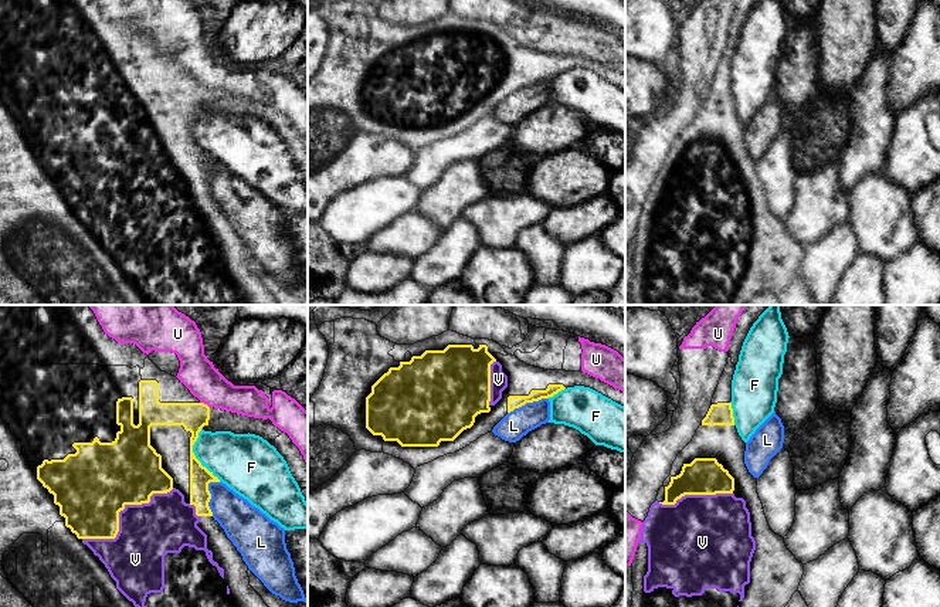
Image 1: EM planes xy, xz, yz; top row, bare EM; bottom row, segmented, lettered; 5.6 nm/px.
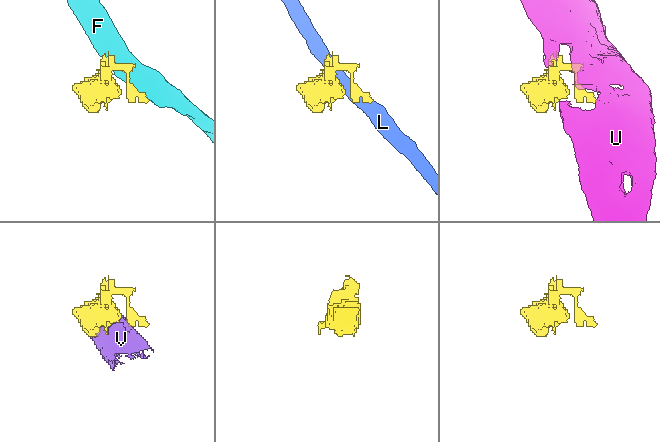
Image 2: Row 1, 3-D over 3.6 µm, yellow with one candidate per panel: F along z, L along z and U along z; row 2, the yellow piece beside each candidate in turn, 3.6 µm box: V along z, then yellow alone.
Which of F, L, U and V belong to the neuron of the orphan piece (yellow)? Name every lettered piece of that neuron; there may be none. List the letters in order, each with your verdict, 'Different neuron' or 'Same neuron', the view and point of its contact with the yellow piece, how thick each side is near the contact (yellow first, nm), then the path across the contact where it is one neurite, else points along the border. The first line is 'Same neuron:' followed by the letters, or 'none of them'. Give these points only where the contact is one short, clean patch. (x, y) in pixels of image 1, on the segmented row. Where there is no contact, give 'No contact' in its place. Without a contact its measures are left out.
Same neuron: V
F: Different neuron. Touches yellow at xy (194, 455). Thickness 160 nm (yellow) against 300 nm
L: Different neuron. Touches yellow at xy (210, 495). Thickness 120 nm (yellow) against 220 nm
U: Different neuron. Touches yellow at xy (203, 403). Thickness 160 nm (yellow) against 200 nm. Boundary: xy (200, 402), (209, 407)
V: Same neuron. Touches yellow at xy (119, 511). Thickness 420 nm (yellow) against 320 nm

